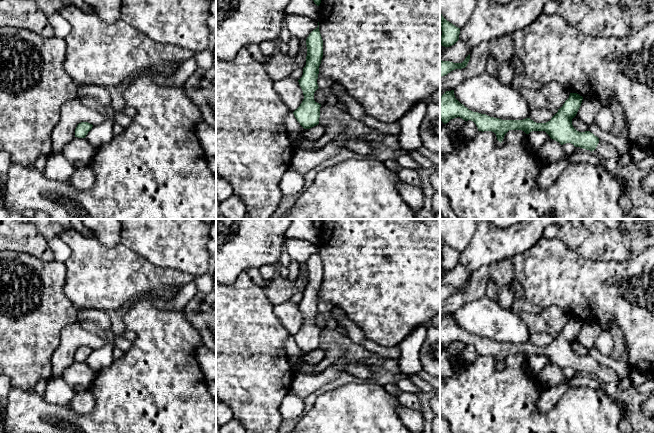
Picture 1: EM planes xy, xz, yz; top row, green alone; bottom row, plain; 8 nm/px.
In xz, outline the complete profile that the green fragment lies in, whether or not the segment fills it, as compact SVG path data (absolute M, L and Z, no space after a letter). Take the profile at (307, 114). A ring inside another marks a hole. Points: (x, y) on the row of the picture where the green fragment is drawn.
M319 22L318 27L314 29L306 39L307 47L307 56L306 56L306 65L303 68L303 75L298 80L299 85L303 91L304 99L300 106L293 112L295 118L300 123L304 129L310 129L319 124L320 118L320 107L321 104L317 103L314 100L314 93L319 88L317 84L319 66L323 57L323 40L319 31Z

